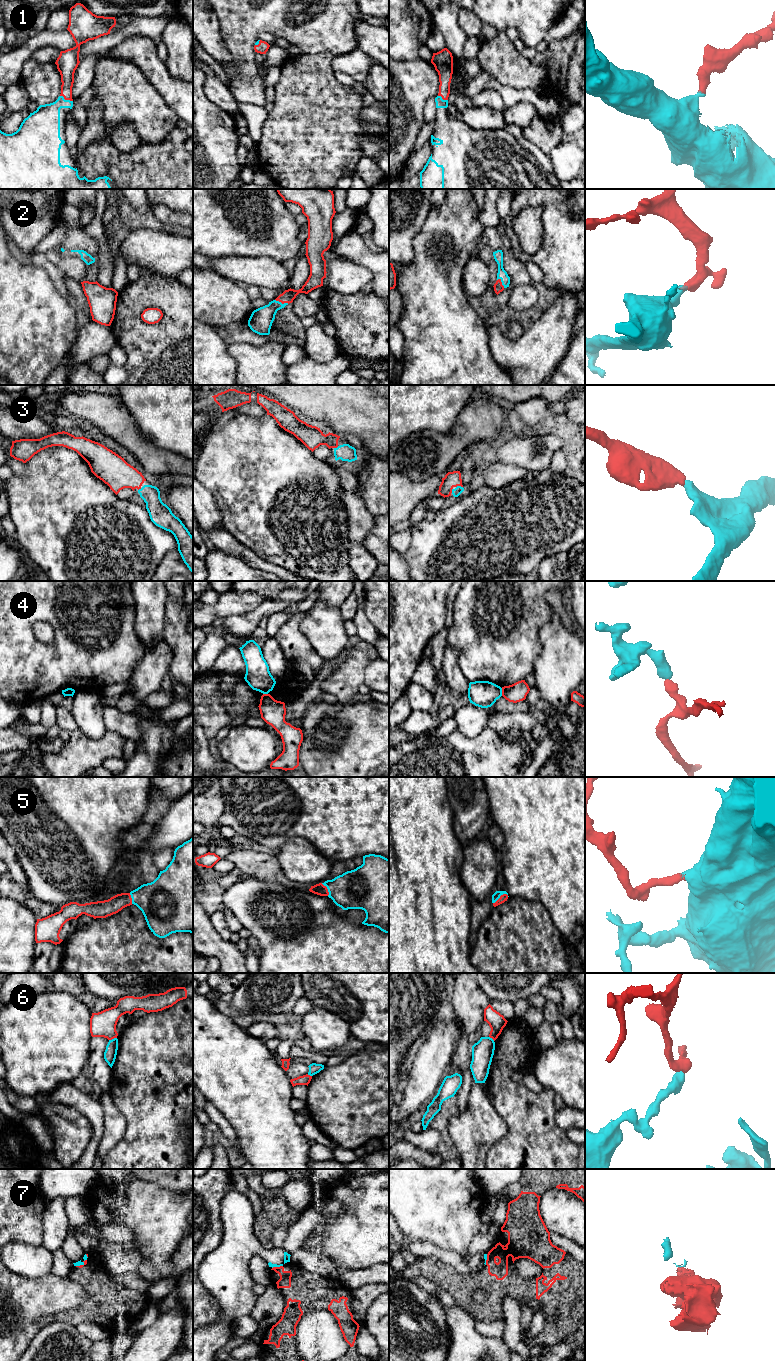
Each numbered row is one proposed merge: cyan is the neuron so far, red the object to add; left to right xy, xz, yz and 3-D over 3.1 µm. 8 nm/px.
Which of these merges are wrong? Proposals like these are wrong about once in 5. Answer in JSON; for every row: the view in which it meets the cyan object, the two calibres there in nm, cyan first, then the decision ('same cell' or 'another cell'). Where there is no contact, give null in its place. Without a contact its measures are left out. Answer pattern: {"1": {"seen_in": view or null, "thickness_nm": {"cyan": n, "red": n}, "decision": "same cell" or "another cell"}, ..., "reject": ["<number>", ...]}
{"1": {"seen_in": "xy", "thickness_nm": {"cyan": 240, "red": 130}, "decision": "same cell"}, "2": {"seen_in": "xz", "thickness_nm": {"cyan": 190, "red": 100}, "decision": "same cell"}, "3": {"seen_in": "yz", "thickness_nm": {"cyan": 70, "red": 130}, "decision": "same cell"}, "4": {"seen_in": "yz", "thickness_nm": {"cyan": 220, "red": 150}, "decision": "another cell"}, "5": {"seen_in": "yz", "thickness_nm": {"cyan": 60, "red": 60}, "decision": "same cell"}, "6": {"seen_in": "xy", "thickness_nm": {"cyan": 100, "red": 200}, "decision": "another cell"}, "7": {"seen_in": "xy", "thickness_nm": {"cyan": 40, "red": 30}, "decision": "another cell"}, "reject": ["4", "6", "7"]}

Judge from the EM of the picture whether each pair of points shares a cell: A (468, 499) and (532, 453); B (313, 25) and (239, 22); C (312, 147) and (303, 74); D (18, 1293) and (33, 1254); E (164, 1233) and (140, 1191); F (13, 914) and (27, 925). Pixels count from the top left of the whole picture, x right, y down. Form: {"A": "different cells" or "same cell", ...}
{"A": "different cells", "B": "same cell", "C": "same cell", "D": "different cells", "E": "same cell", "F": "same cell"}

